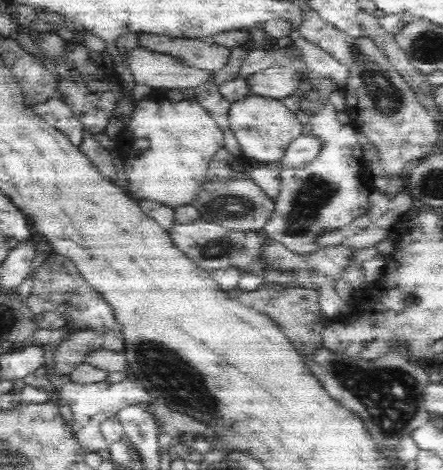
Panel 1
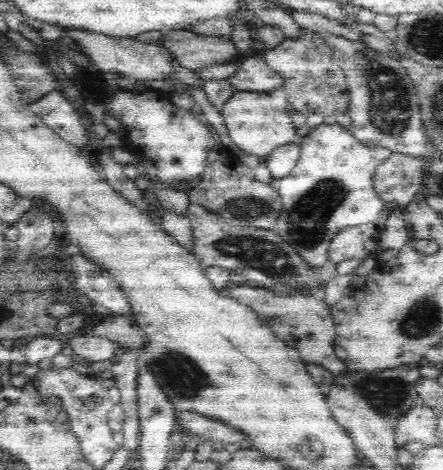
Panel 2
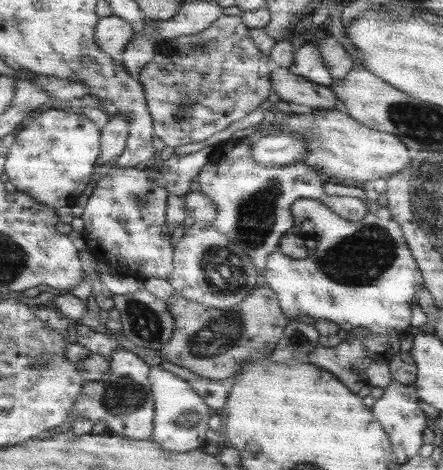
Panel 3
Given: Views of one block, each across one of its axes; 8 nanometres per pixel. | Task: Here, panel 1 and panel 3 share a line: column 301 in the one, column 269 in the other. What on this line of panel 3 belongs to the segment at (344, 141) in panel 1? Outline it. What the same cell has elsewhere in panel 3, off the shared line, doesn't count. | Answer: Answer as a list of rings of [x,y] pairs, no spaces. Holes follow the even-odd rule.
[[[247,138],[243,142],[227,140],[221,146],[217,146],[213,158],[199,174],[199,184],[201,184],[201,192],[207,198],[211,196],[213,202],[217,202],[217,206],[221,208],[215,228],[219,228],[225,236],[229,236],[231,242],[243,246],[251,254],[261,274],[267,270],[269,256],[273,256],[281,248],[283,238],[295,228],[293,204],[297,204],[297,200],[319,200],[339,216],[353,222],[361,222],[369,214],[367,204],[357,198],[329,196],[325,184],[327,180],[321,176],[323,172],[319,172],[309,164],[299,162],[297,168],[259,166],[251,154],[253,142],[255,142],[253,138]]]

